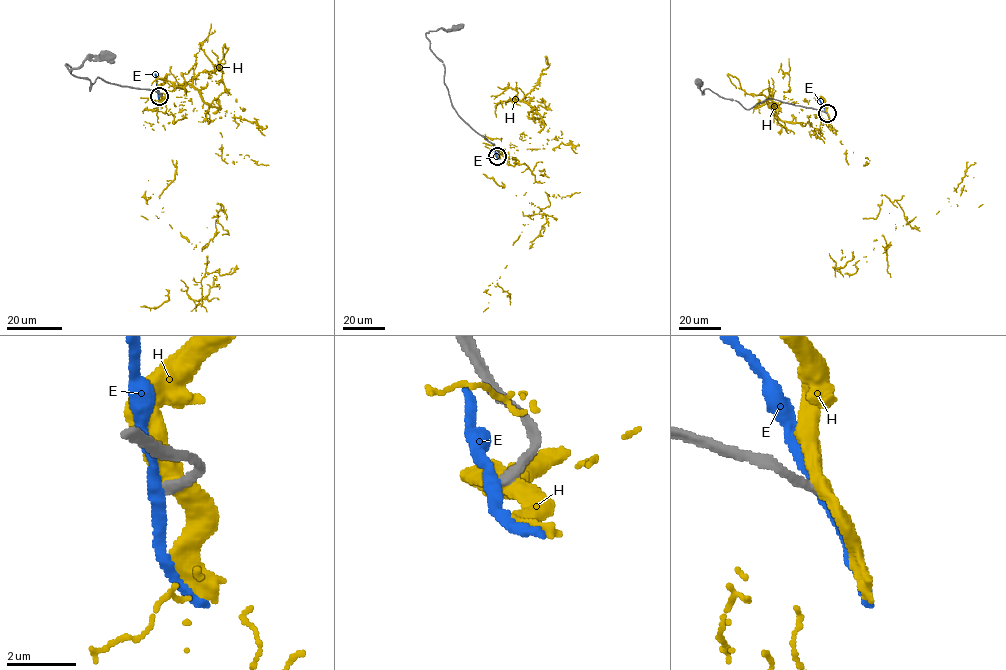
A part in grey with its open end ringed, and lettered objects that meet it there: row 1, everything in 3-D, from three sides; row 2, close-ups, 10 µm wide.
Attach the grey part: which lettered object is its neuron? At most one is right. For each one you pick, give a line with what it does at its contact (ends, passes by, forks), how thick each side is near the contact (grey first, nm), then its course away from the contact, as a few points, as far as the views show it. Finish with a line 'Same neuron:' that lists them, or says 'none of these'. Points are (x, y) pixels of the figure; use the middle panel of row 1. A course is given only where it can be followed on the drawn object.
Same neuron: none of these

